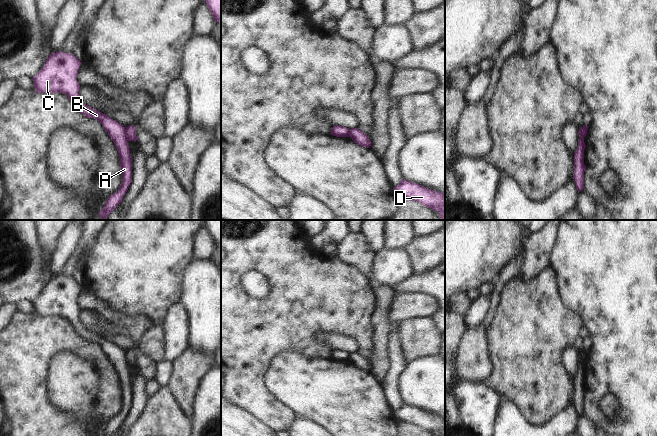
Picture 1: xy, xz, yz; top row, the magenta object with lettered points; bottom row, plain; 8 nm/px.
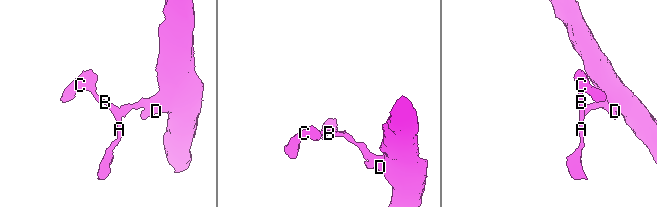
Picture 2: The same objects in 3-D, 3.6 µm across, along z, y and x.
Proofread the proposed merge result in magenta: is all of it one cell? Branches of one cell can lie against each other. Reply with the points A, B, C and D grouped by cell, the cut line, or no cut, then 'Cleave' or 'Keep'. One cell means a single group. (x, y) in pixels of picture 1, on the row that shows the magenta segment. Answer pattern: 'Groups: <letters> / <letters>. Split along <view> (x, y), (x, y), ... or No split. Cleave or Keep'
Groups: A B C / D. Split along xy (124, 129), (127, 141). Cleave

